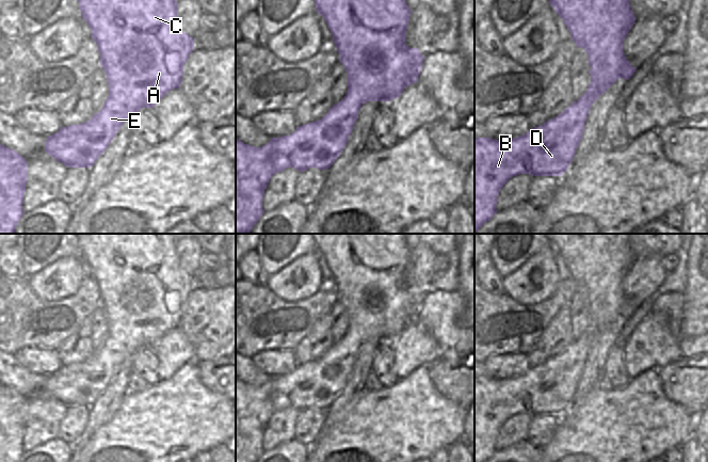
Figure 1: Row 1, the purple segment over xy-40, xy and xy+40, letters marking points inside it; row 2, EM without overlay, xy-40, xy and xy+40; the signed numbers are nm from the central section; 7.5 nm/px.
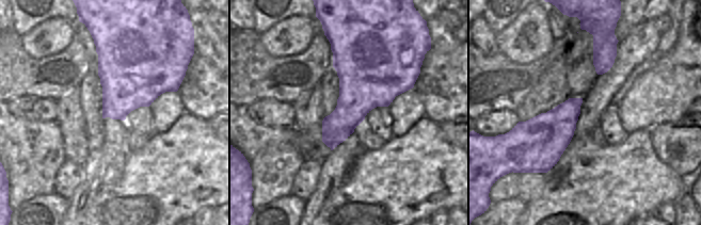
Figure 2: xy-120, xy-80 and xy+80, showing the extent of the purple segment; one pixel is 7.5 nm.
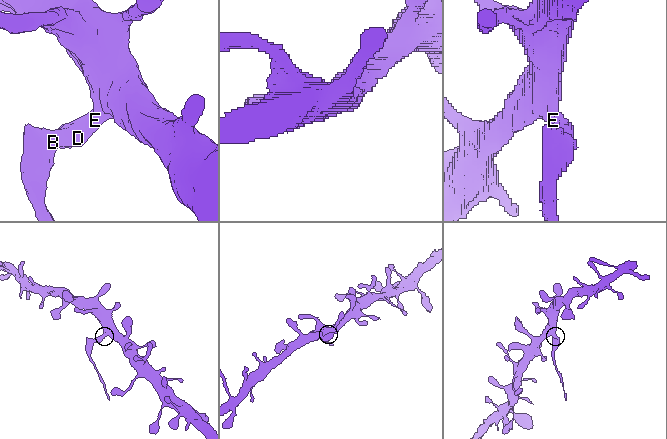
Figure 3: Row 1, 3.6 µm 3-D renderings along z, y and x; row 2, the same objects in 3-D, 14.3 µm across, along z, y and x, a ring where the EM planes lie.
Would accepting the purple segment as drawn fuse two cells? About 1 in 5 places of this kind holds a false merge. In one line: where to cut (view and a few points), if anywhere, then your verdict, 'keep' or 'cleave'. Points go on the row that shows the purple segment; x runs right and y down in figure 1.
cut xy+40 (565, 116), (564, 131), (542, 141), (520, 172); cleave

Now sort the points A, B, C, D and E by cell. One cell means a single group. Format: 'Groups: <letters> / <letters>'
Groups: A C D E / B

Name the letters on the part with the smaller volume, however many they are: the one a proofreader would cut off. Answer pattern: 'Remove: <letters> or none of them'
Remove: B

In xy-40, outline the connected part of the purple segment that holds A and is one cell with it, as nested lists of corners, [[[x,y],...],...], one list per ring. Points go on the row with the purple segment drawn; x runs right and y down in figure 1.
[[[78,0],[81,16],[98,45],[100,65],[109,83],[109,96],[102,109],[86,123],[88,133],[74,142],[63,142],[65,150],[53,158],[67,168],[91,168],[104,153],[119,128],[142,108],[154,108],[170,91],[179,89],[183,66],[194,50],[194,37],[179,28],[176,0]]]

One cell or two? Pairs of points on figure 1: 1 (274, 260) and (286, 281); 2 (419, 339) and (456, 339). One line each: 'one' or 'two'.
1: two
2: two

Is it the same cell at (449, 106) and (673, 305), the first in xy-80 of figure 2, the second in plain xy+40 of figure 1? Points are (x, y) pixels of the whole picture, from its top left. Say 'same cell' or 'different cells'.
same cell

